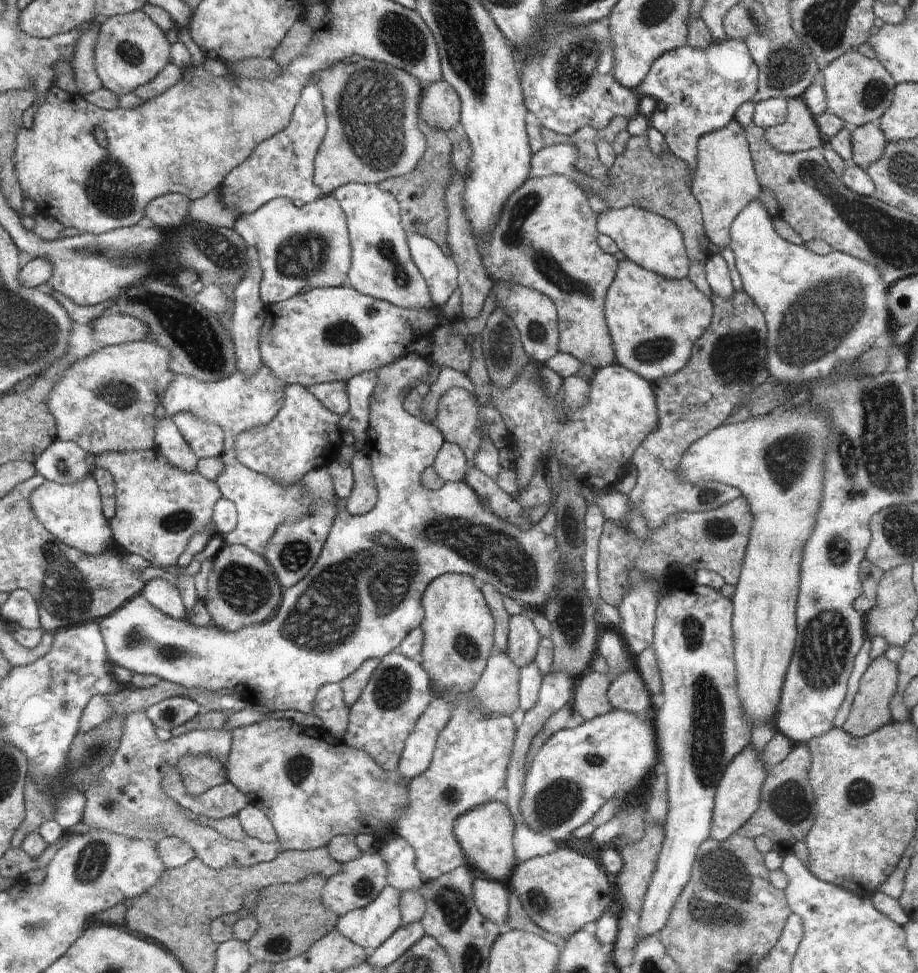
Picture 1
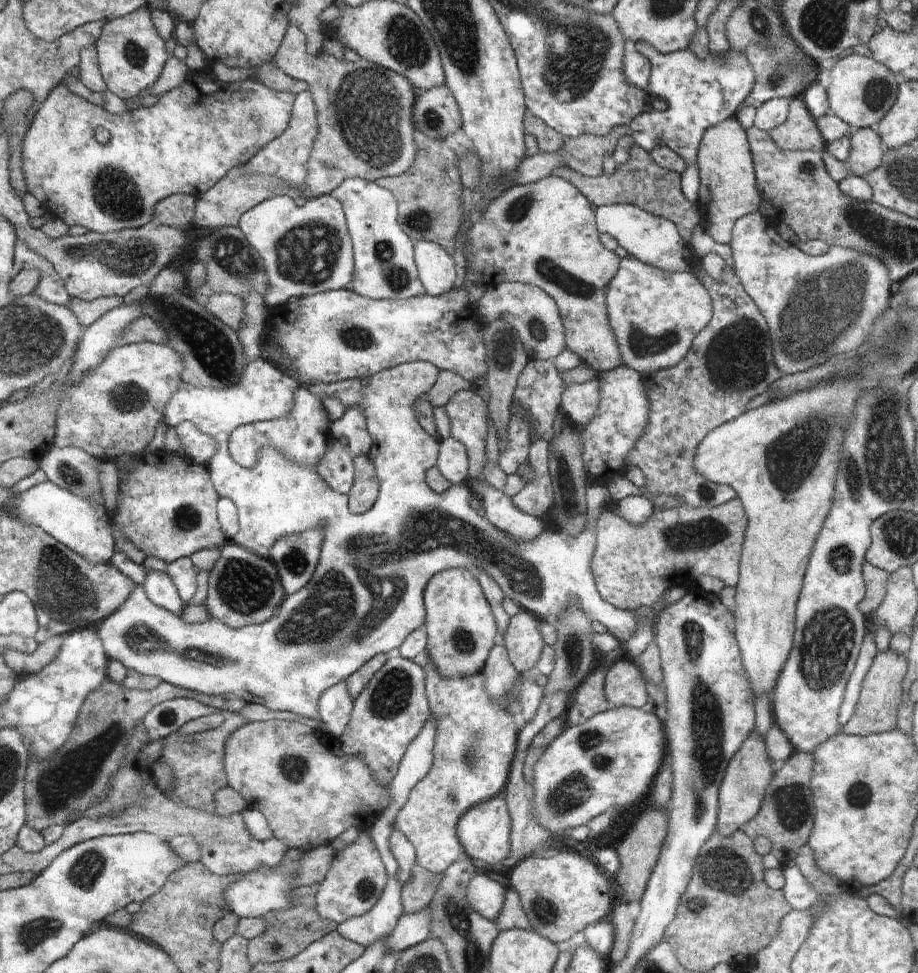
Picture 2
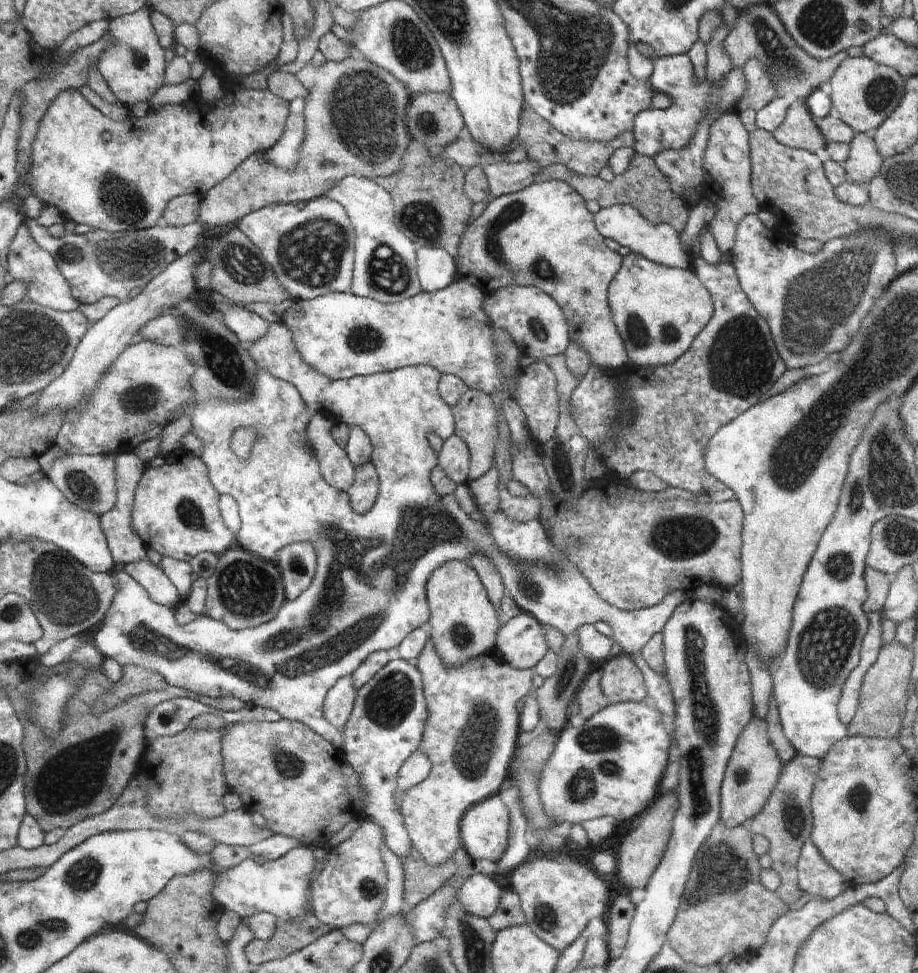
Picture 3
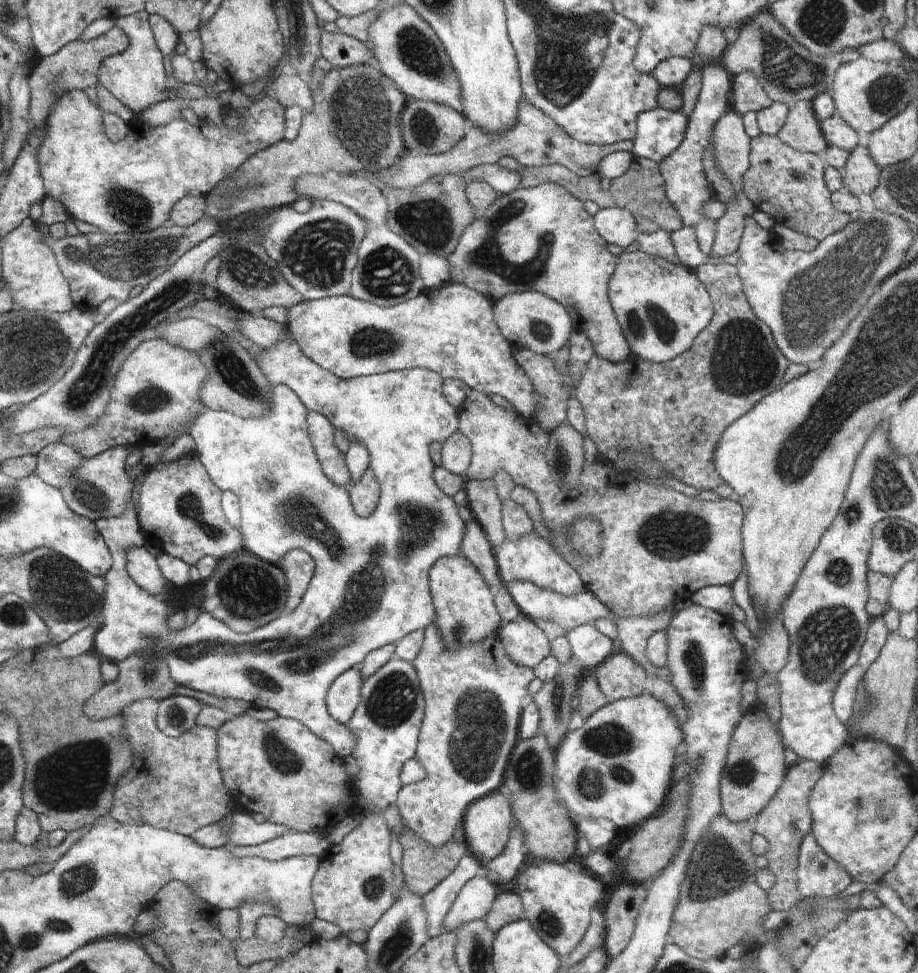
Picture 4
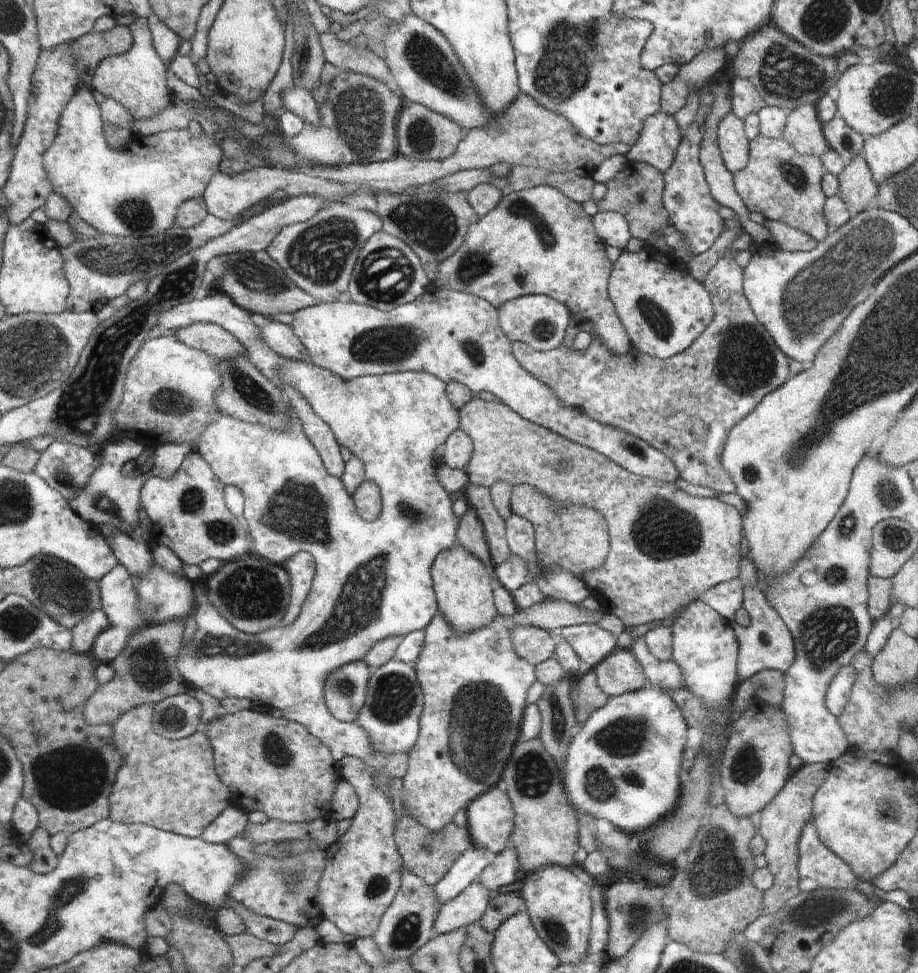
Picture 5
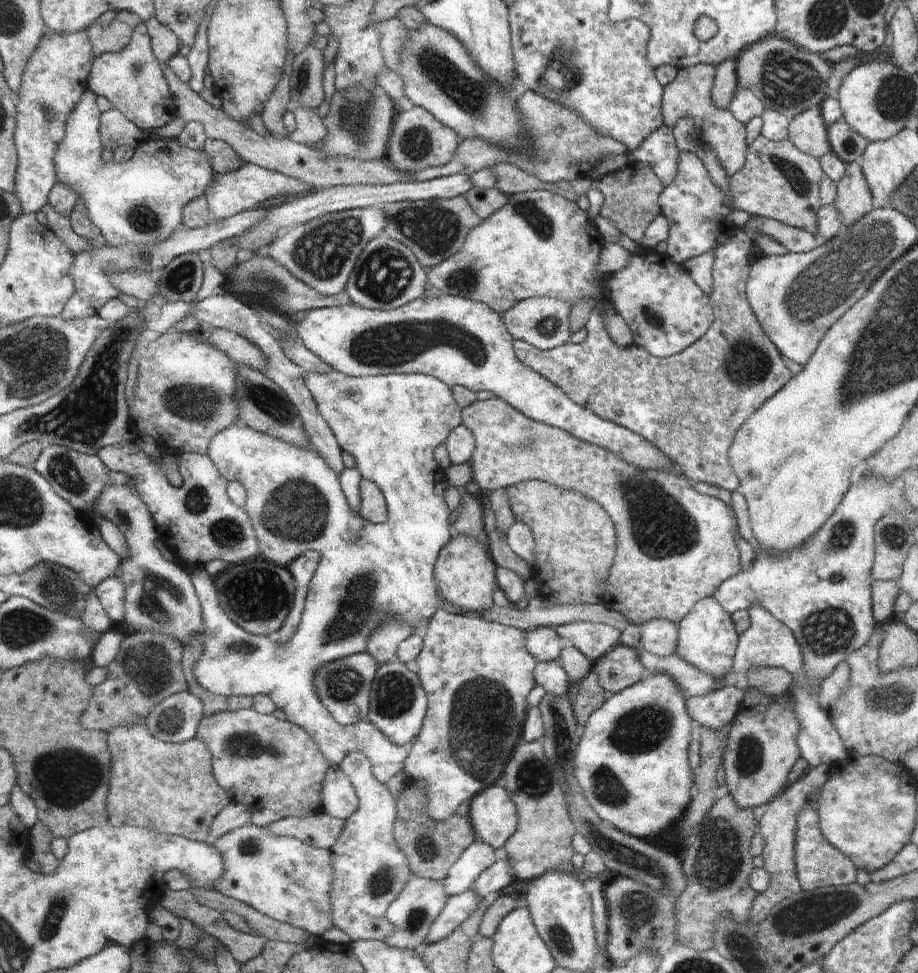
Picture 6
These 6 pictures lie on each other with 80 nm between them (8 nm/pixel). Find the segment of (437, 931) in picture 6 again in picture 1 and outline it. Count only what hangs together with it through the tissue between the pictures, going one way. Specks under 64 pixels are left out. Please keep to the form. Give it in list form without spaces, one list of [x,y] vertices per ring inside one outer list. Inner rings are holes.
[[[474,878],[472,896],[478,912],[506,930],[509,896],[512,890],[507,883],[490,878]]]

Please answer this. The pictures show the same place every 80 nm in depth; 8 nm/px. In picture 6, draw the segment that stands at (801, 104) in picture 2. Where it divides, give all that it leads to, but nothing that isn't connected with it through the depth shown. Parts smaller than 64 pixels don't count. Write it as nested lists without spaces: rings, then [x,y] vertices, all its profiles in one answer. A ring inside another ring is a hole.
[[[816,106],[789,120],[787,140],[803,154],[816,159],[832,152],[825,122]]]

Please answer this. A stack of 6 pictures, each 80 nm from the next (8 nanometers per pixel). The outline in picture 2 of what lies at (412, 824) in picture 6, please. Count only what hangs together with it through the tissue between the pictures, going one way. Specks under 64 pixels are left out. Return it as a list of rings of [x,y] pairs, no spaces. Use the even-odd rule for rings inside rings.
[[[414,863],[411,868],[411,879],[403,884],[401,890],[403,912],[412,914],[430,904],[442,877],[442,874],[430,872],[421,864]]]

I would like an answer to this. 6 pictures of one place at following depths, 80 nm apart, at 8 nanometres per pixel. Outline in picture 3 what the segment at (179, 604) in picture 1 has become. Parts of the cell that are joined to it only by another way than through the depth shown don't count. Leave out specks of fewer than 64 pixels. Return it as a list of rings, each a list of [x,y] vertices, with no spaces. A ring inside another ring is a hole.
[[[148,557],[138,562],[126,563],[123,570],[144,588],[153,602],[173,610],[182,600],[174,584]]]

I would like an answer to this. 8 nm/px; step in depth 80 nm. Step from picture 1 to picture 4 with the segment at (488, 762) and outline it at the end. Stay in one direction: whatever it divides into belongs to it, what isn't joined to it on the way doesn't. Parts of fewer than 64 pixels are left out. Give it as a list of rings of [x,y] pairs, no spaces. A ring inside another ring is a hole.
[[[431,623],[426,629],[424,629],[423,646],[418,654],[418,657],[411,663],[411,666],[416,670],[419,677],[419,682],[422,688],[423,696],[425,699],[425,712],[422,720],[422,726],[420,726],[419,740],[417,744],[416,760],[424,766],[426,770],[426,777],[420,782],[414,782],[414,784],[408,784],[408,786],[402,786],[397,797],[397,806],[402,819],[405,821],[405,825],[420,838],[424,840],[426,844],[430,844],[432,848],[442,848],[446,846],[450,840],[454,839],[454,833],[456,826],[463,820],[466,810],[471,806],[472,802],[492,794],[492,792],[502,789],[504,772],[506,772],[506,766],[510,756],[517,750],[518,743],[520,741],[518,737],[520,714],[523,710],[523,705],[528,700],[528,687],[530,682],[535,679],[535,674],[532,669],[526,666],[520,666],[516,662],[512,662],[508,658],[508,654],[504,652],[504,646],[502,642],[497,638],[497,632],[490,634],[490,638],[486,636],[486,640],[480,640],[472,646],[464,646],[464,648],[446,648],[442,636],[440,636],[440,630]]]

